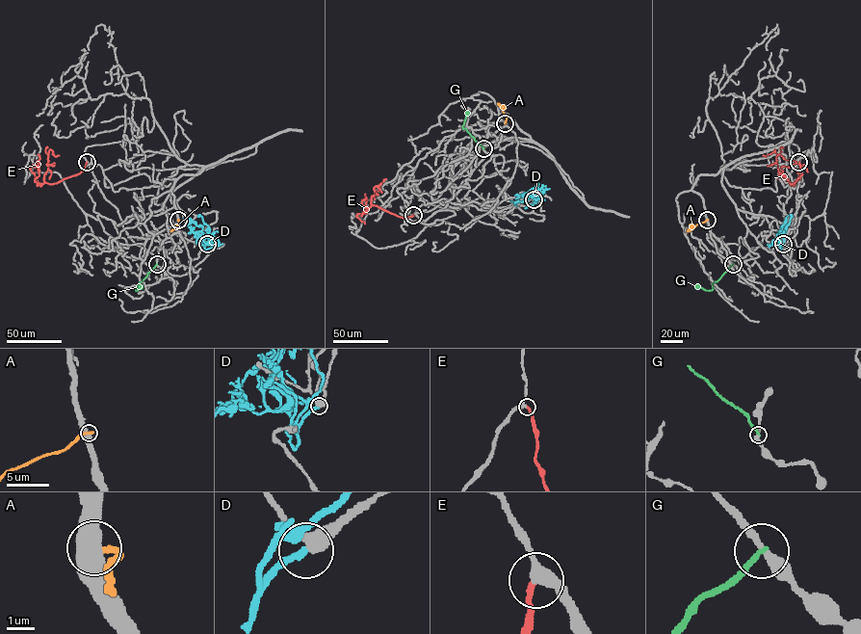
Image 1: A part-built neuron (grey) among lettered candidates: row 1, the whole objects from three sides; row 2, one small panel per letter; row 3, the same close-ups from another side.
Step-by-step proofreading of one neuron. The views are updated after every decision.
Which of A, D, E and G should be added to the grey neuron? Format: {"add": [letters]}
{"add": ["E"]}

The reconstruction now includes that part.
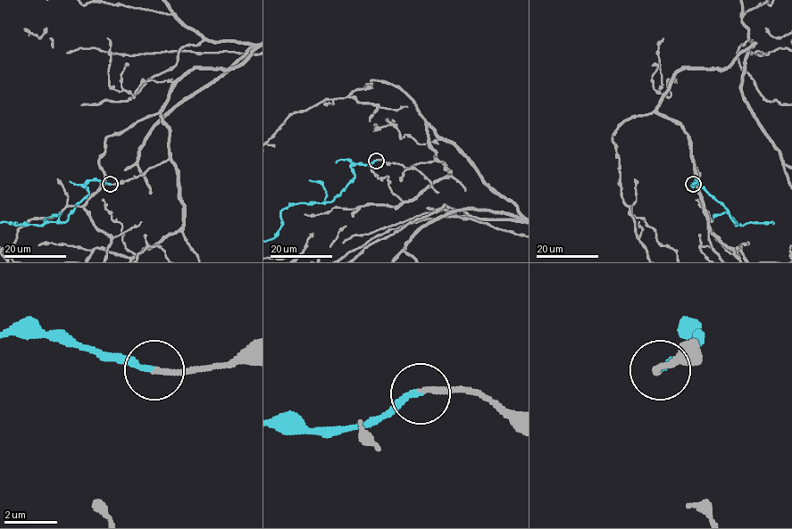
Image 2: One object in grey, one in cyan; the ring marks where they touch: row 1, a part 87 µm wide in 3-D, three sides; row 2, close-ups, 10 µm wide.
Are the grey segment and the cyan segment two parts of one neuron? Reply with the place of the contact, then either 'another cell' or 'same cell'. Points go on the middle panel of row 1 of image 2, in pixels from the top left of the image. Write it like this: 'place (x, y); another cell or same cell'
place (376, 161); same cell

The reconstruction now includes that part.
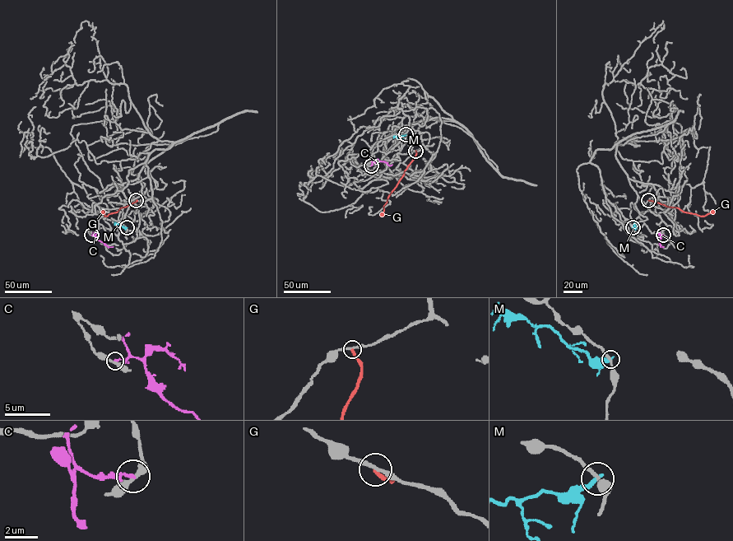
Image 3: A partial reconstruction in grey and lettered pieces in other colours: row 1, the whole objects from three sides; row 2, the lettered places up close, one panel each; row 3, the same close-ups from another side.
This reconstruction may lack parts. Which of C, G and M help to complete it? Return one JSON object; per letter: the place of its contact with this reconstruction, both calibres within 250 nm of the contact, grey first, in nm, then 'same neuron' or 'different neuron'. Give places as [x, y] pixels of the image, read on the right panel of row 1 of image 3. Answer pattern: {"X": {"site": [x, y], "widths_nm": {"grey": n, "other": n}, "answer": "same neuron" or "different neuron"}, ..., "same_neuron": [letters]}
{"C": {"site": [663, 235], "widths_nm": {"grey": 240, "other": 160}, "answer": "different neuron"}, "G": {"site": [648, 200], "widths_nm": {"grey": 220, "other": 200}, "answer": "different neuron"}, "M": {"site": [633, 227], "widths_nm": {"grey": 180, "other": 360}, "answer": "different neuron"}, "same_neuron": []}

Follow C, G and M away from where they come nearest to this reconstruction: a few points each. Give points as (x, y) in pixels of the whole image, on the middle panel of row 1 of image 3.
C: (371, 165), (379, 160), (392, 165)
G: (415, 150), (415, 158), (388, 196), (381, 216)
M: (405, 134), (393, 137)

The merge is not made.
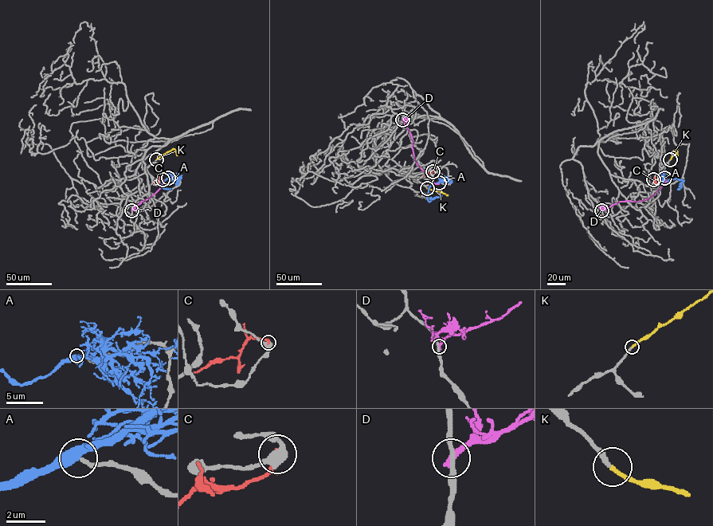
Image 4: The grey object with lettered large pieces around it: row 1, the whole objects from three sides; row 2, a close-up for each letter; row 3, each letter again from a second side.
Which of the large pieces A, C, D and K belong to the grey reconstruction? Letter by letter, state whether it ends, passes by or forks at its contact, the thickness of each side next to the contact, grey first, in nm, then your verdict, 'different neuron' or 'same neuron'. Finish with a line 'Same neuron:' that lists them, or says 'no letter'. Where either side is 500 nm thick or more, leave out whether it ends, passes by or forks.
A: it forks; calibres 190 and 420 nm; different neuron
C: it passes by; calibres 480 and 150 nm; different neuron
D: it ends; calibres 240 and 300 nm; different neuron
K: it ends; calibres 180 and 200 nm; same neuron
Same neuron: K

